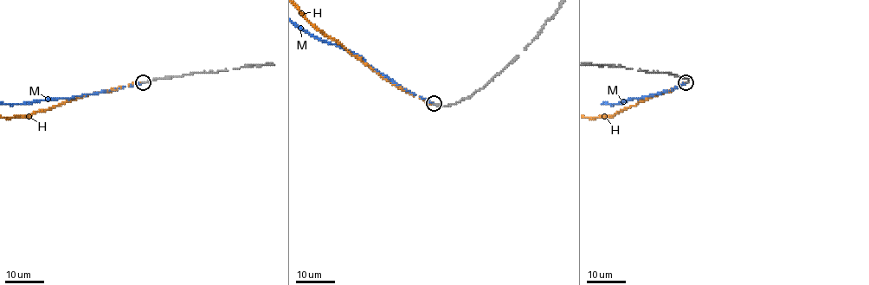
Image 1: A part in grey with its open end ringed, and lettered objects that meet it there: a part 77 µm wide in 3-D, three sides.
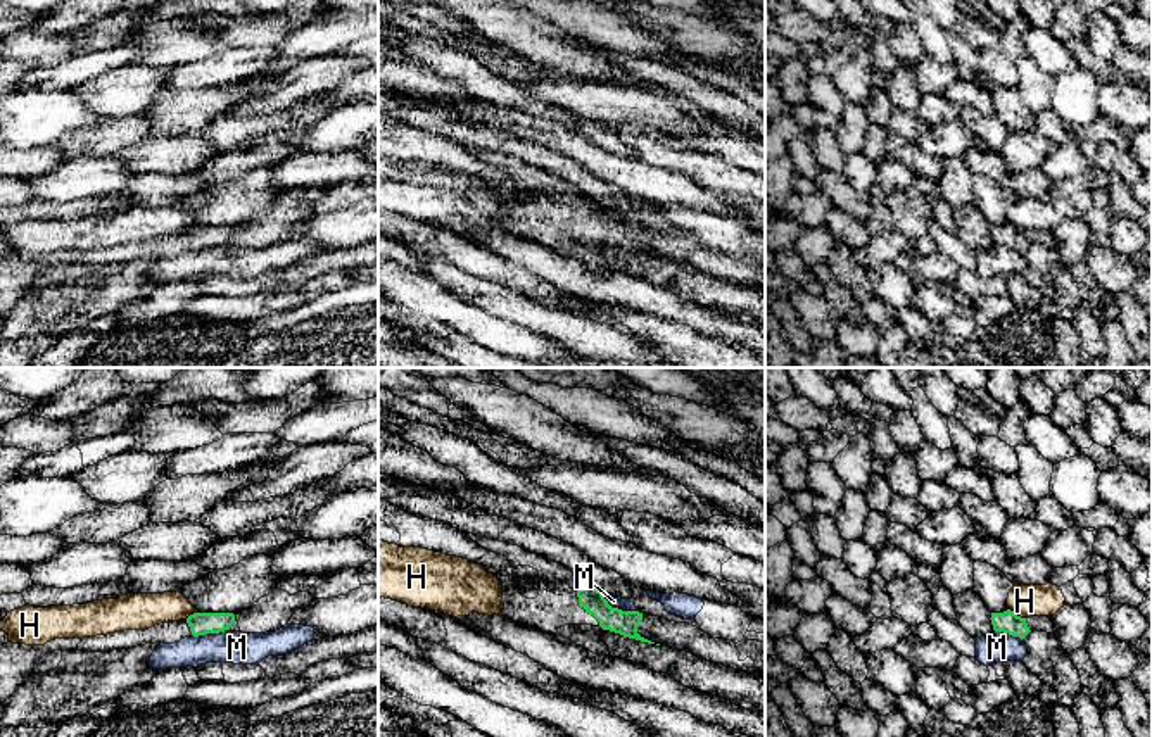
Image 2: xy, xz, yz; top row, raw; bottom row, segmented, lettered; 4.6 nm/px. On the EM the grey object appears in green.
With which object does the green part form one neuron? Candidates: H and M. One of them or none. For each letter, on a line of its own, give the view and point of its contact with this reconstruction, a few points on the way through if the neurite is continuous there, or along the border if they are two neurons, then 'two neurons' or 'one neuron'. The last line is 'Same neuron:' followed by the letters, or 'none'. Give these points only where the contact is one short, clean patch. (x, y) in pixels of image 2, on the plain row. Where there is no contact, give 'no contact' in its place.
H: contact yz (1016, 228); border yz (1009, 221), (1025, 232); two neurons
M: contact xz (617, 221); border xz (601, 206), (612, 220), (636, 225); two neurons
Same neuron: none

